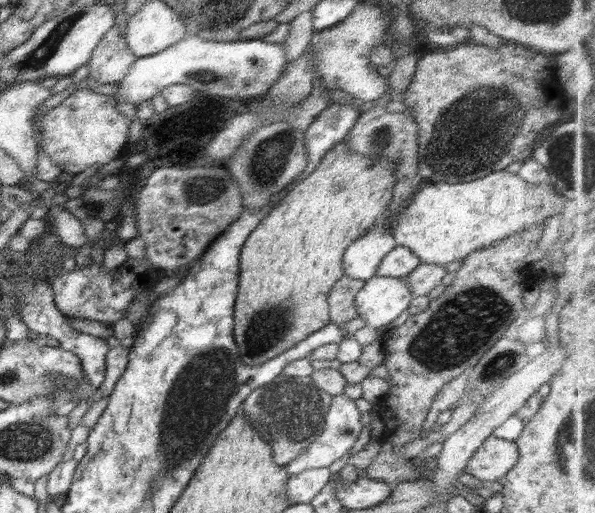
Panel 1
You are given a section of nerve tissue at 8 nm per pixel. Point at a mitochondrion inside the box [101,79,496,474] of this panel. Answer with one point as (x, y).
(289, 413)

